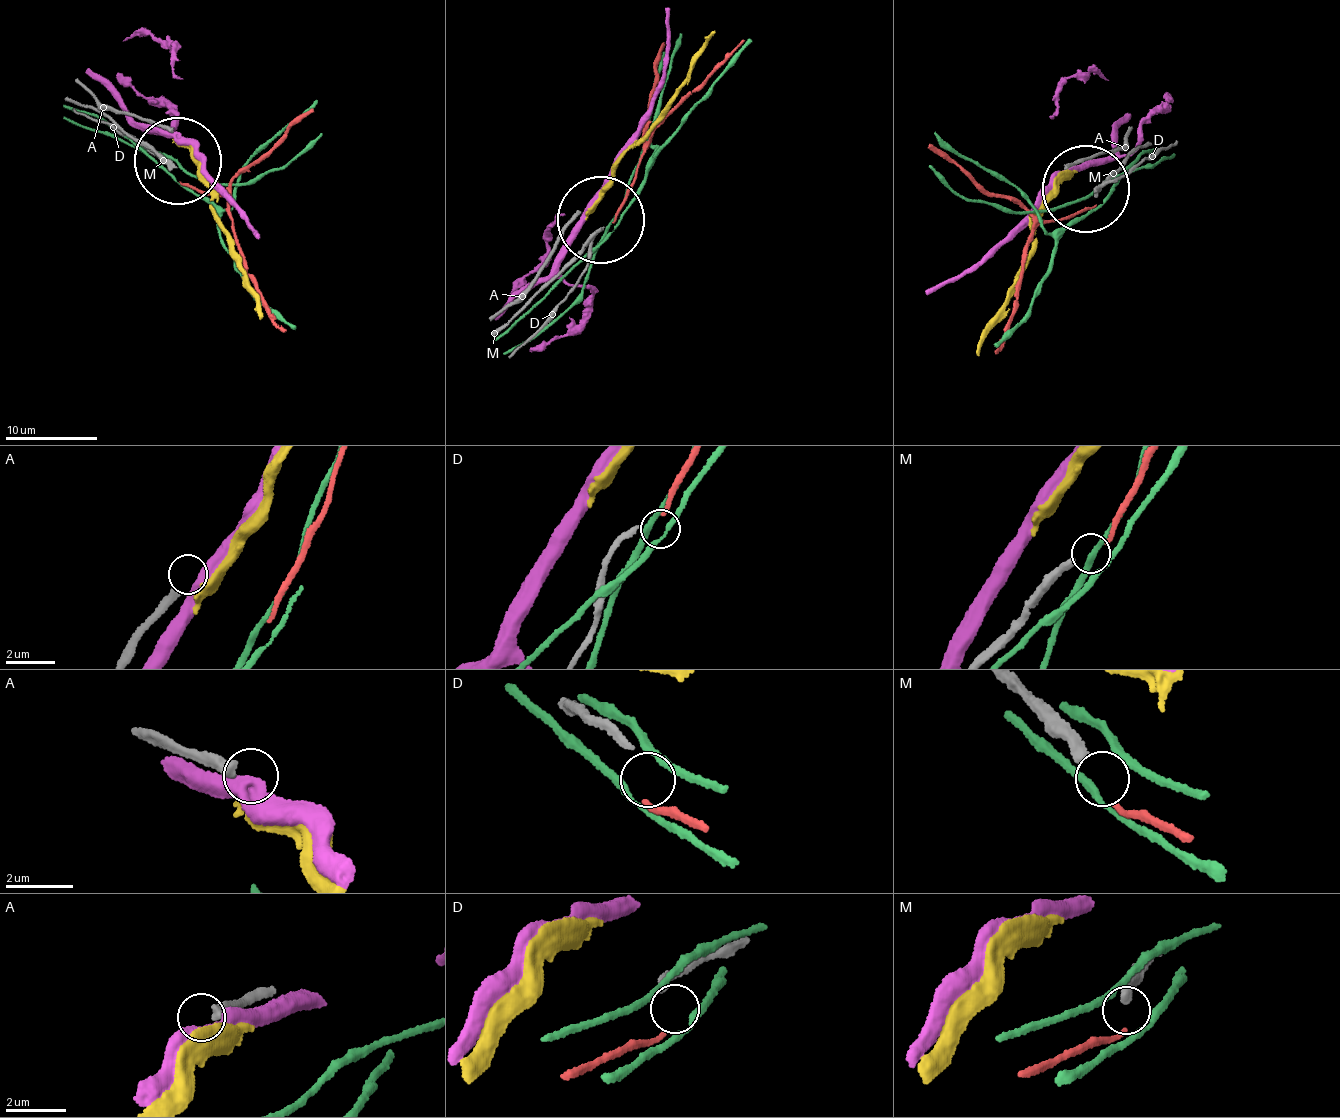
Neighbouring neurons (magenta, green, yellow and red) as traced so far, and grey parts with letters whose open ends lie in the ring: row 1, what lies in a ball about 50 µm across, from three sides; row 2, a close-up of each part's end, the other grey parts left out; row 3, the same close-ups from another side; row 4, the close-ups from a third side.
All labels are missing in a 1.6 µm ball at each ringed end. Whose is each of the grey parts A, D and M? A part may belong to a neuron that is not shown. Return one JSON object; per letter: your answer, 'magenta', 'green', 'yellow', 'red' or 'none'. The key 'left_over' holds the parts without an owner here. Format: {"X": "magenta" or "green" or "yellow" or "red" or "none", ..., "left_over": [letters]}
{"A": "none", "D": "none", "M": "red", "left_over": ["A", "D"]}

